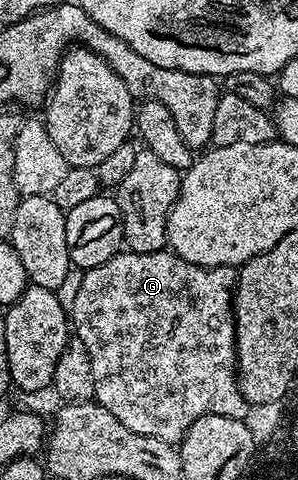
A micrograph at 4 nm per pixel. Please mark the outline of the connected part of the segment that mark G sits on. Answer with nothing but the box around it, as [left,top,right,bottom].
[70,251,250,443]

